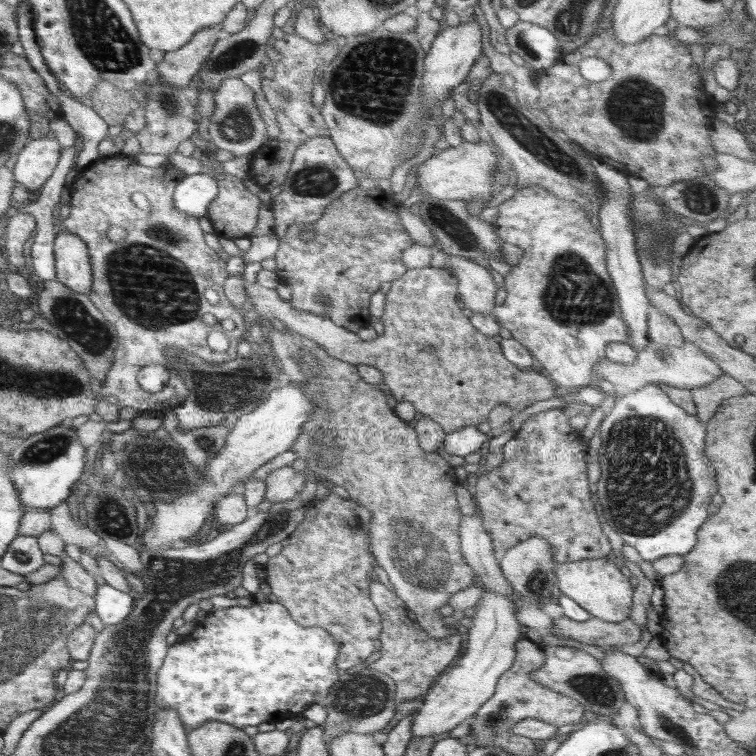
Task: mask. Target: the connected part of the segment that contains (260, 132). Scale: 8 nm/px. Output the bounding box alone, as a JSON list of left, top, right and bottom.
[208,78,268,156]

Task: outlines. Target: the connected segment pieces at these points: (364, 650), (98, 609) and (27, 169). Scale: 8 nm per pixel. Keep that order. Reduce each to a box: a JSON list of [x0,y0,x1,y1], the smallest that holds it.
[[265,494,382,670],[94,584,135,627],[12,136,61,191]]

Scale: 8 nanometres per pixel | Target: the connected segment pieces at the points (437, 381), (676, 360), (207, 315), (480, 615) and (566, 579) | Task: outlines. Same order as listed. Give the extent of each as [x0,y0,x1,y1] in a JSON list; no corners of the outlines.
[[243,264,557,434],[592,341,725,391],[60,154,246,414],[411,583,525,738],[556,558,633,623]]

